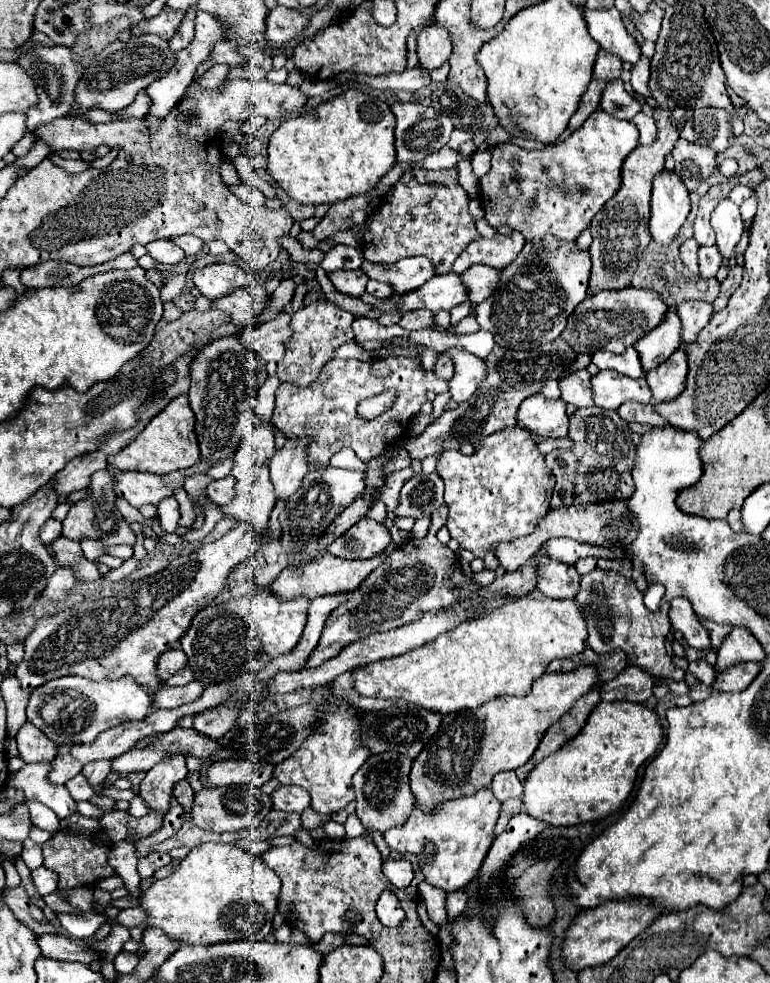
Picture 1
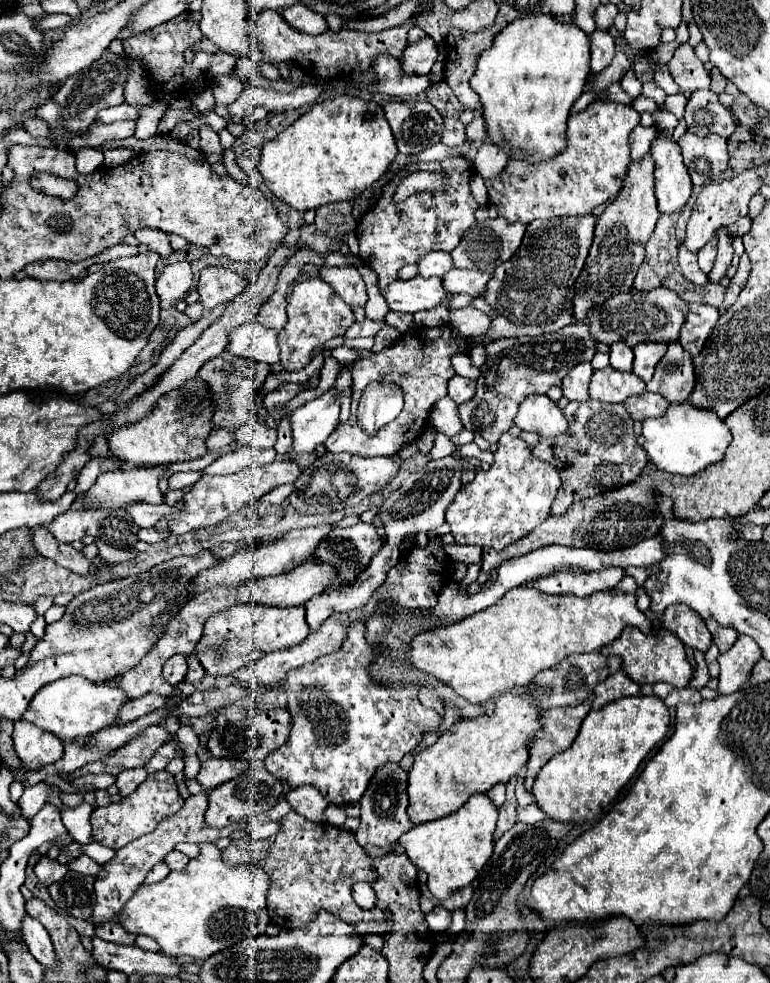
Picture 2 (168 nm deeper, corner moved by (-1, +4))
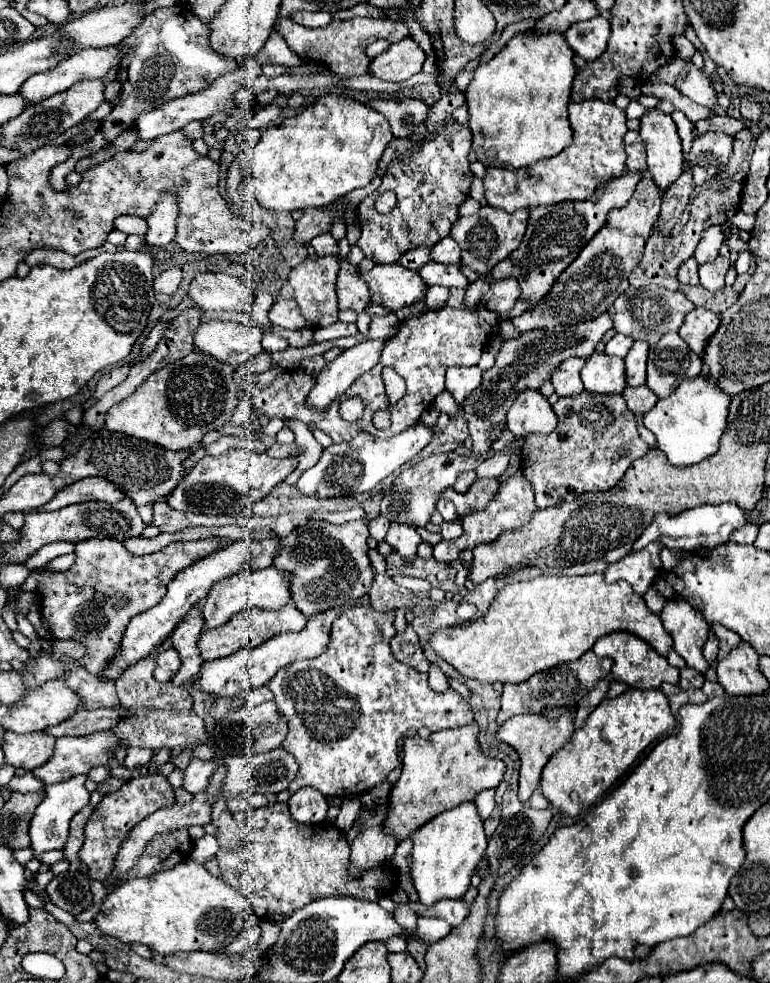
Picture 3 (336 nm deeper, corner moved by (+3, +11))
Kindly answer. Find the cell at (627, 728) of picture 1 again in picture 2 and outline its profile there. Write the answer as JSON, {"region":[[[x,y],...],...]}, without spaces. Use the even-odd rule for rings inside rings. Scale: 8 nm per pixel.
{"region":[[[656,695],[622,697],[598,711],[590,711],[568,751],[558,753],[542,767],[534,783],[538,807],[552,819],[582,825],[610,809],[620,789],[632,779],[644,757],[666,737],[670,713]]]}

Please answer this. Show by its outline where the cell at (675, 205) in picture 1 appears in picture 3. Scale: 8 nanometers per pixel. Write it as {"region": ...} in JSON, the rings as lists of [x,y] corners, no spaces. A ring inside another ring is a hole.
{"region":[[[660,110],[646,112],[640,122],[640,136],[648,154],[648,172],[660,190],[668,190],[684,172],[682,144],[676,124]]]}

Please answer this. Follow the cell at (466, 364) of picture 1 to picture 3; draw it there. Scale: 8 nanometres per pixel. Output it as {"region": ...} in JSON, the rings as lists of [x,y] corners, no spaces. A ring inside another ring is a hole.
{"region":[[[454,366],[446,372],[446,390],[462,404],[466,396],[482,382],[482,370],[478,366],[460,368]]]}

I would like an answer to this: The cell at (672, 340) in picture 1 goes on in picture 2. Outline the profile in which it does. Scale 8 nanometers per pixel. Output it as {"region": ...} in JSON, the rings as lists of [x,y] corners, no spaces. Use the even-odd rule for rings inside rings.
{"region":[[[638,343],[634,347],[634,367],[632,371],[642,377],[644,383],[648,383],[654,375],[654,367],[656,363],[662,359],[662,355],[666,353],[664,343]]]}

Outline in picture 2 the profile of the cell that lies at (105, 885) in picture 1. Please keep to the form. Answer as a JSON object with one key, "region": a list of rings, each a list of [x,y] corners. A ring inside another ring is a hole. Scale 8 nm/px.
{"region":[[[85,854],[80,855],[68,864],[68,868],[78,873],[92,875],[94,878],[98,877],[103,865],[94,862]]]}

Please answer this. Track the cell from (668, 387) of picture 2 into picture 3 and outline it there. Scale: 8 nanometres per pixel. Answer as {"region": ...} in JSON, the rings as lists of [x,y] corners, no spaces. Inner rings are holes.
{"region":[[[668,332],[658,344],[650,346],[646,386],[658,398],[670,396],[680,382],[696,378],[700,372],[700,356],[690,352],[688,344],[678,336],[678,332]]]}

